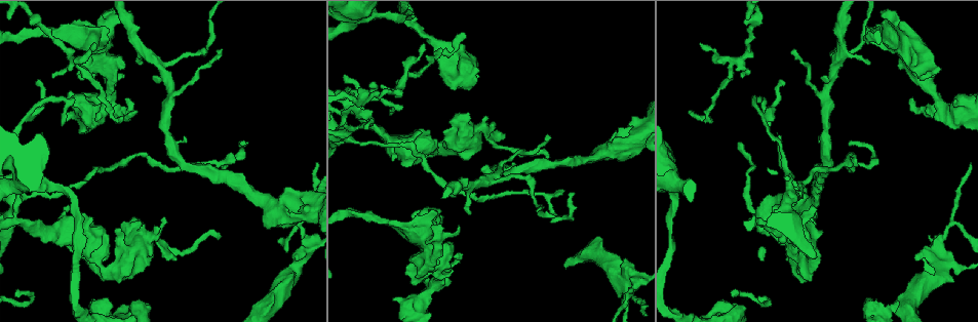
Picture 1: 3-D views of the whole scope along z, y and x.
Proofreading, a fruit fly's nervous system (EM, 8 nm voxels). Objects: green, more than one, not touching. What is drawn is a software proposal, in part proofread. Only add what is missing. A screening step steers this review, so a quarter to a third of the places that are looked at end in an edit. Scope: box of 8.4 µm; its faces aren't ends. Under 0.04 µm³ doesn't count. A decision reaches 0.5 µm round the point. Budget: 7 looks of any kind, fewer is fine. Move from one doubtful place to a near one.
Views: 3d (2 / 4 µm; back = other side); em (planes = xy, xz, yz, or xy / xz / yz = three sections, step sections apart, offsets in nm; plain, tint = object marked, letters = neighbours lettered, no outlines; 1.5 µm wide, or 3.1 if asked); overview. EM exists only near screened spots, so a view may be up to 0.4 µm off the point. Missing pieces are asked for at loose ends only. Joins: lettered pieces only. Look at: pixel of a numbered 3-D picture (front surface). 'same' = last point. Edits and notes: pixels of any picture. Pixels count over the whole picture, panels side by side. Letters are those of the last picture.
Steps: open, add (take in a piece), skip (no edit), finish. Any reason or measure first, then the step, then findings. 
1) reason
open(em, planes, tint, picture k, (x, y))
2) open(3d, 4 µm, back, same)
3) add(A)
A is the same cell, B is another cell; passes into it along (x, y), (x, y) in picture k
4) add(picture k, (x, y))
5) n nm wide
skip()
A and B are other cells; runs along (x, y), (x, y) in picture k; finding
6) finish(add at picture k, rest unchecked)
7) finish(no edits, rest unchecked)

end of a long branch
open(3d, 4 µm, picture 1, (461, 34))

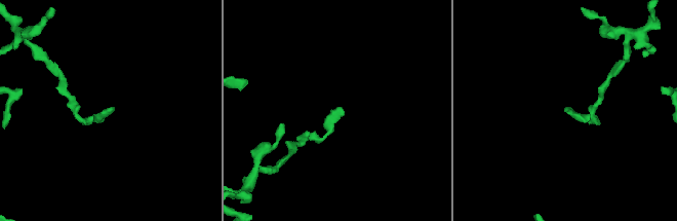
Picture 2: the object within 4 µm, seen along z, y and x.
now the EM
open(em, yz, step 4, letters, picture 2, (566, 110))

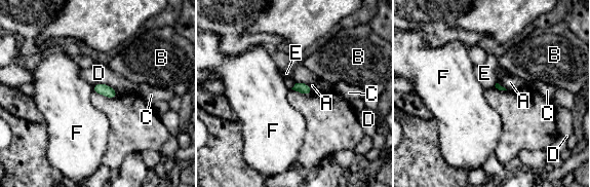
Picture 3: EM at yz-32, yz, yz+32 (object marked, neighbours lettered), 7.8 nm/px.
skip()
A, B, C, D, E and F are other cells; no lettered piece goes on from it

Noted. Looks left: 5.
an open end
open(em, planes, letters, picture 1, (79, 78))

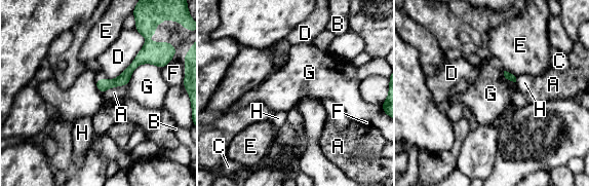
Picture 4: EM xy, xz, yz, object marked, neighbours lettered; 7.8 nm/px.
D touches over 460 nm
skip()
A, B, C, D, E, F, G and H are other cells; runs along (153, 58), (100, 87) in picture 4; none of them fits

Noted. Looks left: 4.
open(em, xy, step 4, letters, picture 1, (789, 252))

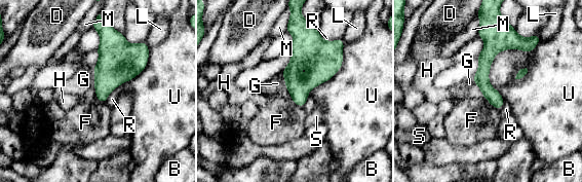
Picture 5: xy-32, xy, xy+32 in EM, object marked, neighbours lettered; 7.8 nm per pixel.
open(em, planes, letters, same)

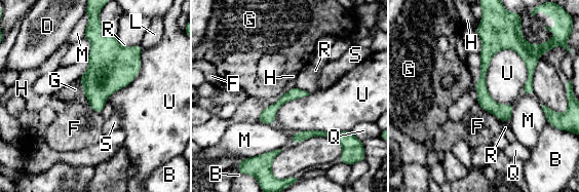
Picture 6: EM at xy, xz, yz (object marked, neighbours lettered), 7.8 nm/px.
skip()
B, D, F, G, H, L, M, Q, R, S and U are other cells; border along (512, 48), (486, 77), (499, 105) in picture 6; none of them fits

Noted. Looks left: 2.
finish(no edits, rest unchecked)

